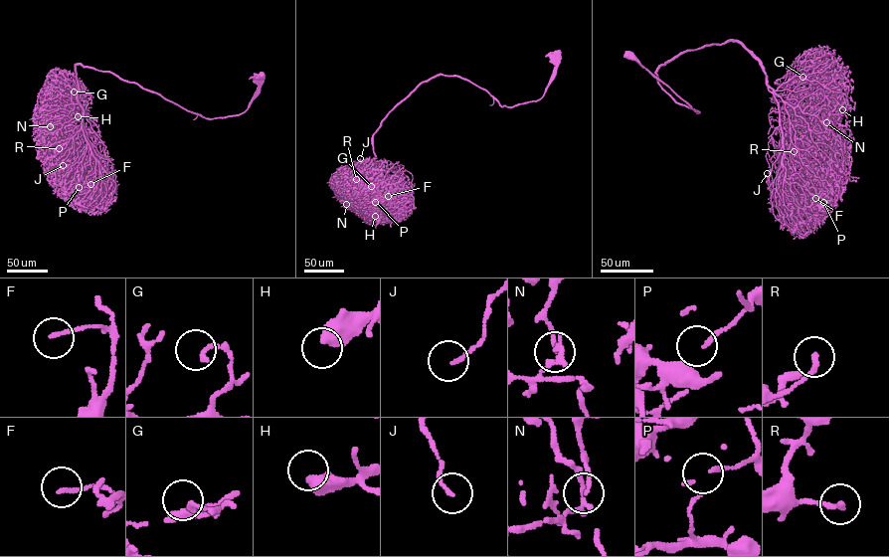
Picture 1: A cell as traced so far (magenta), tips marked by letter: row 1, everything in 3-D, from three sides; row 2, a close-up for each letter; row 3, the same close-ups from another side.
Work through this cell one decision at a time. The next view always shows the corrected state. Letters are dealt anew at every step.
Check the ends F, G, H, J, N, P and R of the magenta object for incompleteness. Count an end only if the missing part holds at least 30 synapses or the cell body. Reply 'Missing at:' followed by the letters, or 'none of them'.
Missing at: none of them

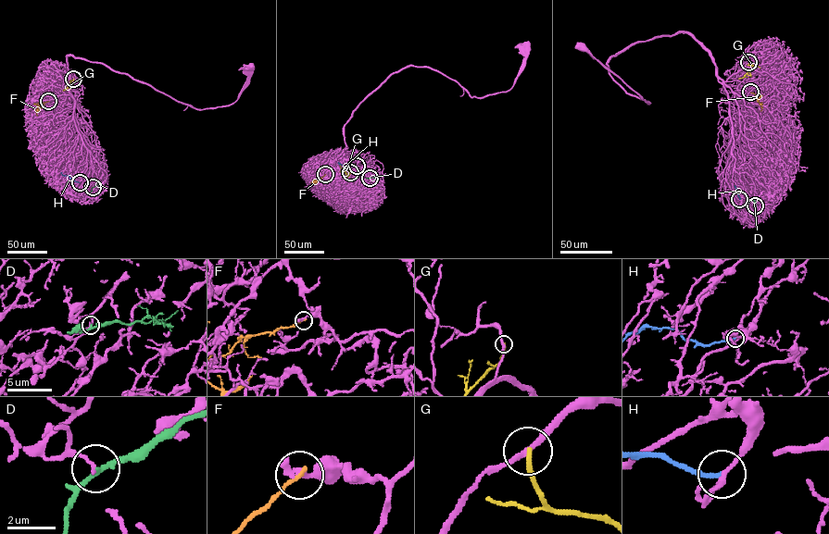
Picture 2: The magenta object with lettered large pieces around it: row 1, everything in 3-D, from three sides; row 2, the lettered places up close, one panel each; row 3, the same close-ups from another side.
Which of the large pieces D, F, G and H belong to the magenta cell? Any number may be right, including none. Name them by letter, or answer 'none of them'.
none of them

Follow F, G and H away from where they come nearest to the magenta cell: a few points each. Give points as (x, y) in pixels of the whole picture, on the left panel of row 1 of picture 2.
F: (48, 101), (37, 106), (37, 115)
G: (73, 79), (63, 91)
H: (80, 182), (61, 172)

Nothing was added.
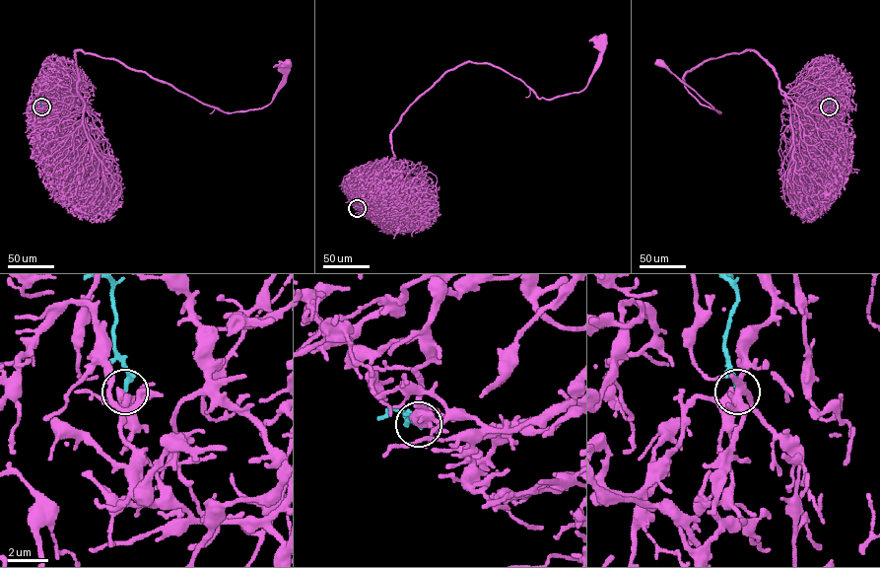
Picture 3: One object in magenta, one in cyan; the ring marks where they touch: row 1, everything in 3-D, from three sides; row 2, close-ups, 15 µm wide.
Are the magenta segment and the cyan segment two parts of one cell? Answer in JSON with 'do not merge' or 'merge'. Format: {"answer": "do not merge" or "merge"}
{"answer": "do not merge"}

